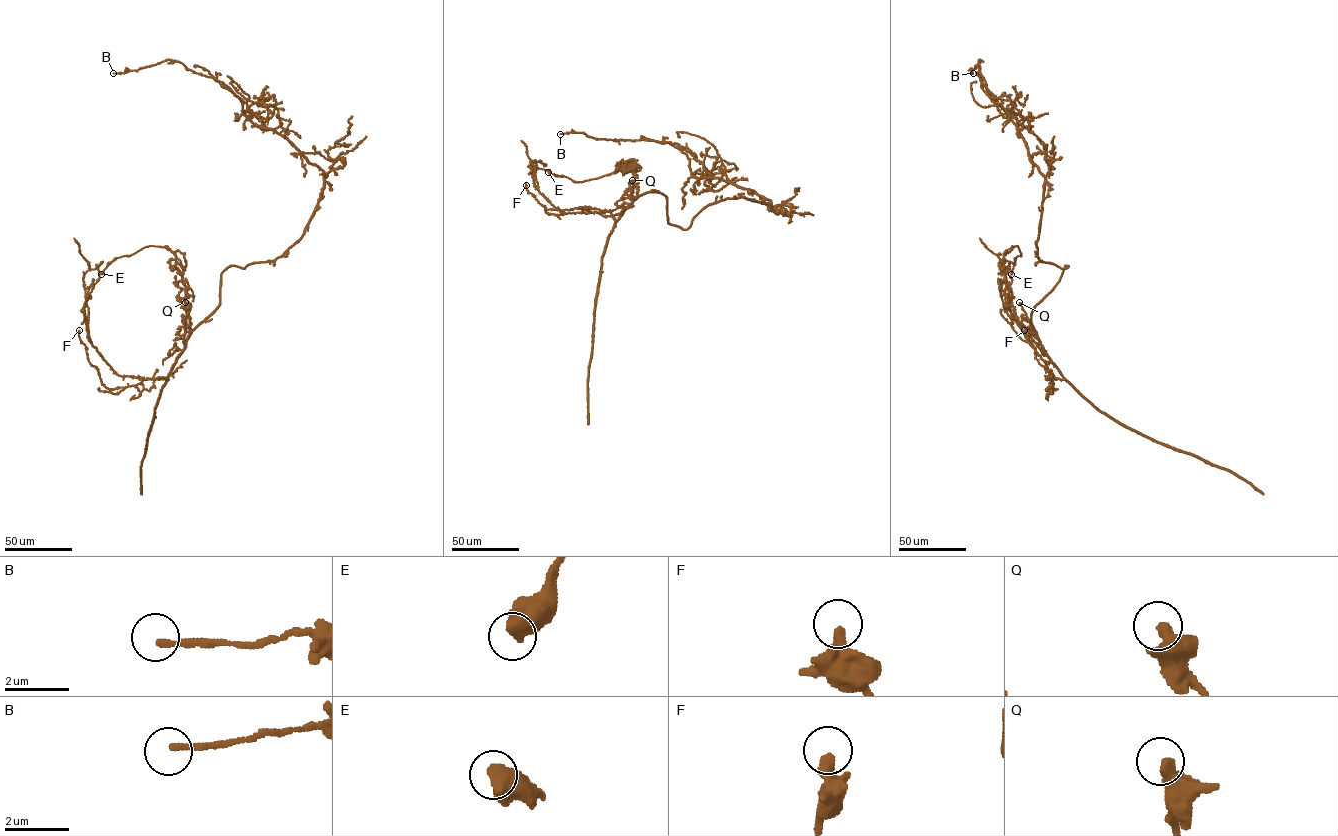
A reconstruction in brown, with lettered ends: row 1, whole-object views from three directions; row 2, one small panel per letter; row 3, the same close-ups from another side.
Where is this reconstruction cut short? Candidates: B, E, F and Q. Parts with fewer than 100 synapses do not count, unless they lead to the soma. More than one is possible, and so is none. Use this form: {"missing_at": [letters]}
{"missing_at": []}

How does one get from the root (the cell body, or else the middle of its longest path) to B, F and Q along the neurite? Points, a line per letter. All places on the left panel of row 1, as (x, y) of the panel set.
B: (246, 266), (275, 260), (299, 239), (320, 199), (324, 172), (219, 81), (180, 62), (166, 60), (113, 73)
F: (246, 266), (222, 272), (220, 304), (191, 332), (167, 379), (147, 378), (108, 389), (88, 360), (79, 330)
Q: (246, 266), (232, 266), (222, 272), (220, 304), (185, 340), (181, 337), (187, 316), (185, 302)

